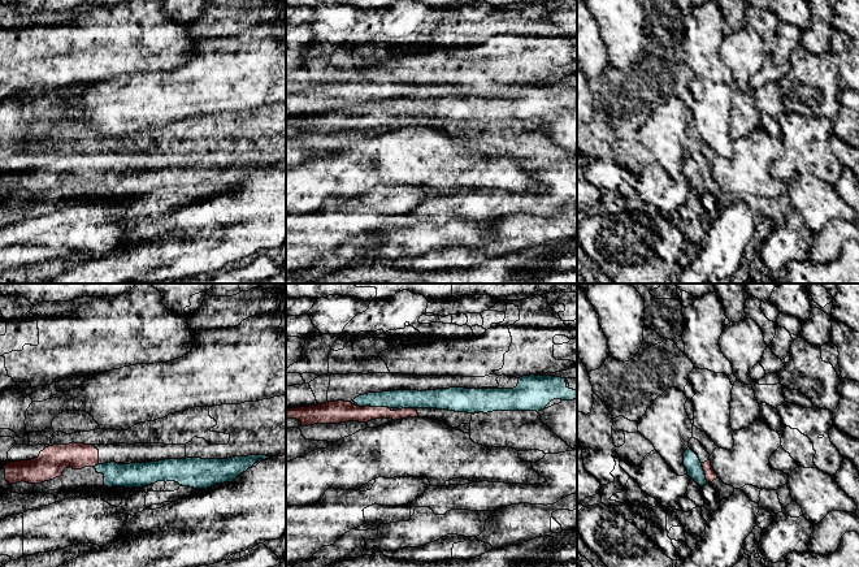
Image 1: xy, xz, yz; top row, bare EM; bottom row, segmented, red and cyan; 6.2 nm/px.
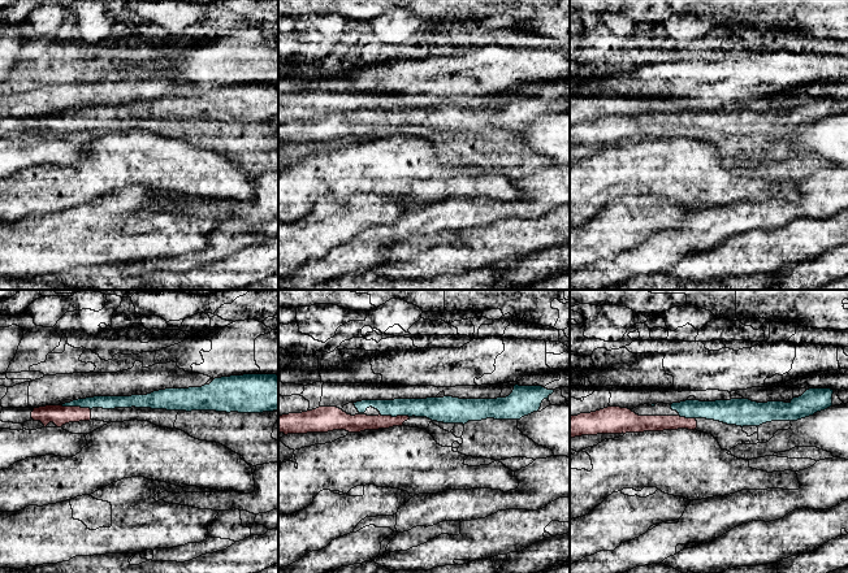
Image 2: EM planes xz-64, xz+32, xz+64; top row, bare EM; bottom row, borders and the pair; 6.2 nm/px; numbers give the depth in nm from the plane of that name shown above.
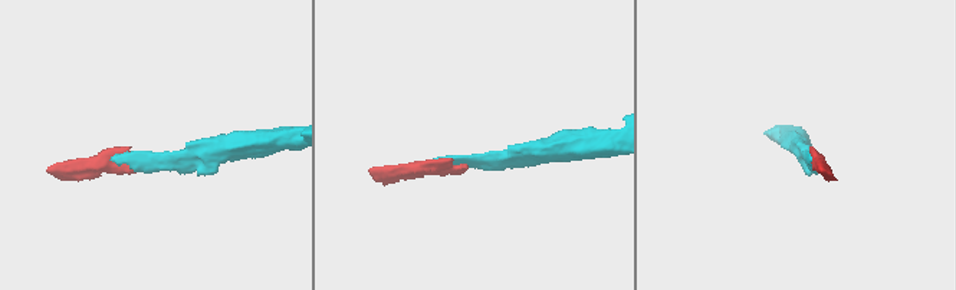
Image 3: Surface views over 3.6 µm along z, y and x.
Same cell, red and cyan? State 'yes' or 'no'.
yes

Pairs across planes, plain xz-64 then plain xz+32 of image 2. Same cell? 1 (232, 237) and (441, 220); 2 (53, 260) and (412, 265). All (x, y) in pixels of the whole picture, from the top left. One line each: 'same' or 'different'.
1: different
2: different

